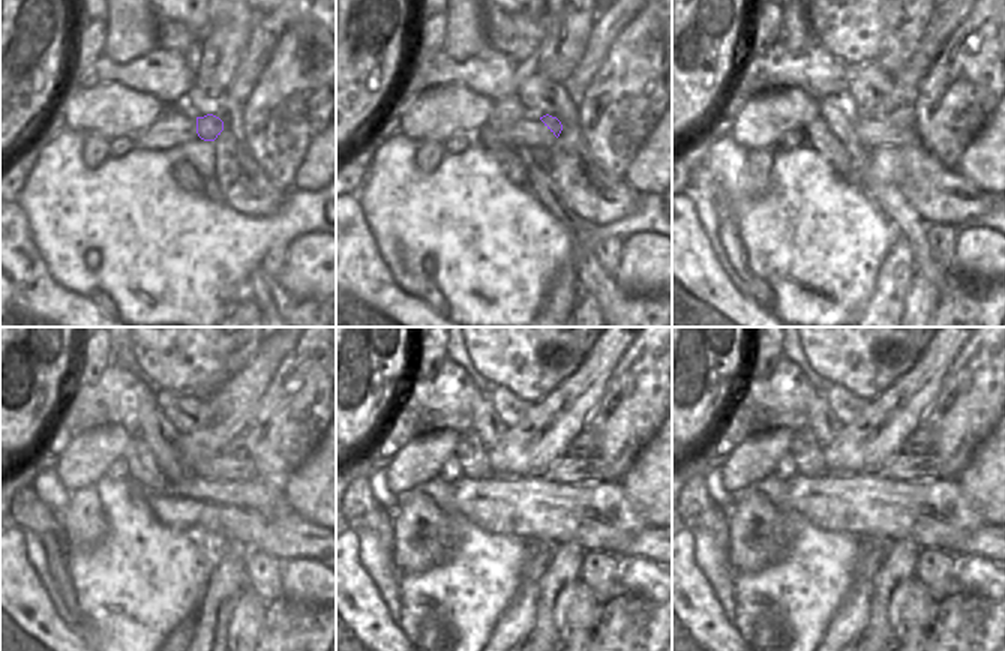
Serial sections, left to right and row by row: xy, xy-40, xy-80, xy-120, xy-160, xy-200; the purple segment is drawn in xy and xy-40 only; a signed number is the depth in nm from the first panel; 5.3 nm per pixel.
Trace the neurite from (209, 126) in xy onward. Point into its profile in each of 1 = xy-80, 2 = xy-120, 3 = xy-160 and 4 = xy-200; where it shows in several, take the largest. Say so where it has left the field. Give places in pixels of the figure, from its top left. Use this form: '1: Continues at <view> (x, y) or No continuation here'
1: Continues at xy-80 (905, 117)
2: Continues at xy-120 (237, 449)
3: Continues at xy-160 (585, 444)
4: Continues at xy-200 (921, 443).

